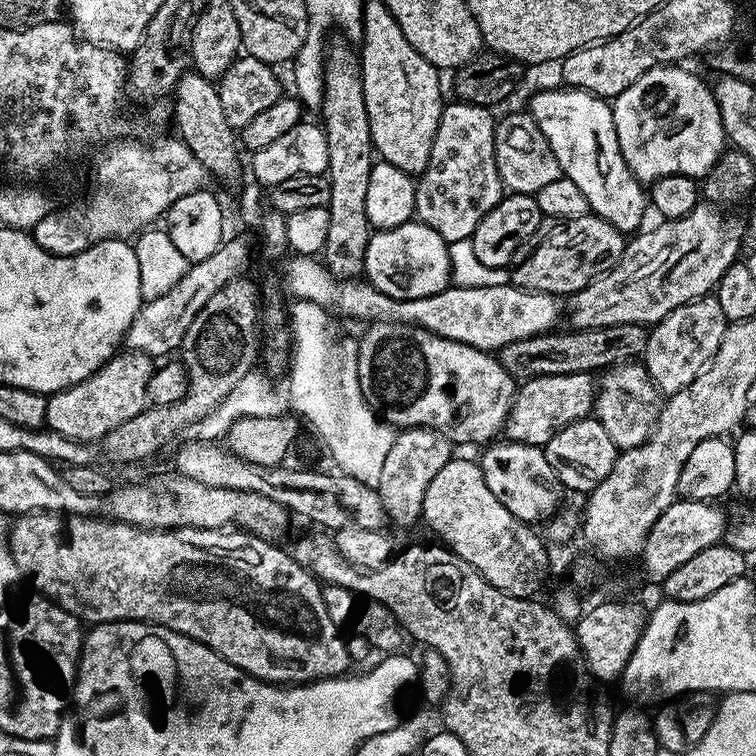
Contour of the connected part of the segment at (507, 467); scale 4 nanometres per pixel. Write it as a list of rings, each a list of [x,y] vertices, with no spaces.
[[[505,439],[501,442],[492,442],[483,449],[478,456],[478,463],[482,470],[482,478],[486,478],[486,486],[514,518],[524,523],[535,525],[536,520],[547,521],[556,515],[561,507],[560,492],[562,485],[558,474],[554,474],[554,466],[546,462],[543,447],[535,444],[520,444],[516,440]]]

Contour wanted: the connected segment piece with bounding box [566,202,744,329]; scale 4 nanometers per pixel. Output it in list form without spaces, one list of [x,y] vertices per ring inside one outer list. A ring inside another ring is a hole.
[[[701,202],[677,220],[659,221],[657,228],[649,232],[640,230],[625,243],[624,253],[619,262],[603,276],[591,280],[582,290],[573,292],[567,297],[566,308],[572,311],[573,329],[601,328],[602,326],[618,326],[619,324],[657,324],[670,310],[682,306],[691,300],[700,300],[715,289],[717,282],[726,274],[729,266],[737,263],[740,243],[744,240],[744,220],[740,216],[723,216],[719,207],[708,202]]]

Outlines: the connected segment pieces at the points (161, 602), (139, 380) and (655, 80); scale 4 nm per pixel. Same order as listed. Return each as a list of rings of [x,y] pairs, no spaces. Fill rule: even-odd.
[[[30,512],[15,517],[10,528],[12,557],[18,566],[21,577],[33,584],[35,591],[48,597],[55,604],[61,604],[68,612],[79,616],[81,621],[89,625],[105,624],[108,620],[143,620],[149,624],[160,624],[163,628],[174,630],[183,636],[202,642],[210,650],[214,650],[226,662],[238,666],[247,676],[266,680],[270,684],[291,686],[307,684],[314,680],[326,680],[329,676],[343,676],[349,671],[348,645],[342,630],[330,622],[330,614],[326,614],[326,602],[322,602],[322,584],[307,568],[303,568],[292,557],[291,551],[279,548],[271,539],[254,536],[243,530],[221,530],[218,528],[182,528],[179,530],[153,530],[139,528],[121,520],[95,516],[70,516],[58,512]]]
[[[121,351],[105,362],[94,374],[90,374],[90,378],[48,396],[47,427],[71,440],[103,441],[104,436],[110,434],[110,430],[114,430],[114,426],[122,426],[122,422],[127,422],[130,418],[134,418],[134,414],[149,407],[148,383],[152,377],[153,367],[153,357],[147,356],[145,352]]]
[[[665,66],[642,74],[611,105],[622,158],[641,182],[670,174],[703,178],[726,150],[724,123],[713,89],[684,66]]]

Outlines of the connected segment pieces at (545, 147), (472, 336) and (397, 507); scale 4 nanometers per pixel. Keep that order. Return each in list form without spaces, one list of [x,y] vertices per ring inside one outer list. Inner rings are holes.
[[[527,111],[512,112],[509,116],[500,116],[496,121],[494,138],[494,158],[498,162],[498,174],[508,192],[521,192],[527,196],[542,190],[542,186],[561,179],[558,158],[550,150],[550,142],[542,134],[538,122]]]
[[[292,254],[283,261],[284,288],[289,297],[297,300],[309,300],[322,306],[333,317],[345,316],[348,320],[364,320],[375,322],[378,320],[400,320],[403,324],[416,324],[419,328],[430,330],[442,338],[450,338],[454,342],[462,342],[466,346],[481,348],[484,352],[495,353],[502,346],[510,342],[518,342],[527,336],[542,336],[557,327],[556,319],[560,316],[557,297],[547,292],[527,292],[511,283],[506,285],[488,286],[480,285],[477,288],[462,288],[449,286],[443,288],[438,294],[430,294],[426,298],[410,298],[409,300],[395,300],[369,284],[367,279],[338,280],[316,256],[302,256]]]
[[[405,428],[395,433],[375,487],[382,498],[384,515],[391,523],[393,520],[396,524],[412,524],[421,519],[422,498],[426,498],[431,479],[438,474],[438,470],[442,470],[442,466],[446,466],[446,462],[454,459],[451,442],[437,428]]]

